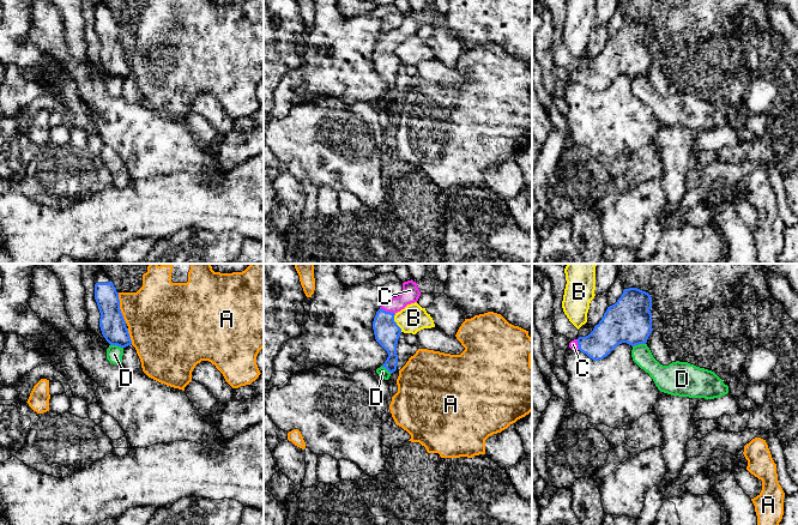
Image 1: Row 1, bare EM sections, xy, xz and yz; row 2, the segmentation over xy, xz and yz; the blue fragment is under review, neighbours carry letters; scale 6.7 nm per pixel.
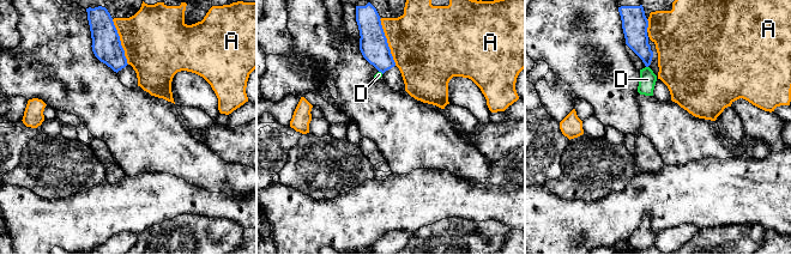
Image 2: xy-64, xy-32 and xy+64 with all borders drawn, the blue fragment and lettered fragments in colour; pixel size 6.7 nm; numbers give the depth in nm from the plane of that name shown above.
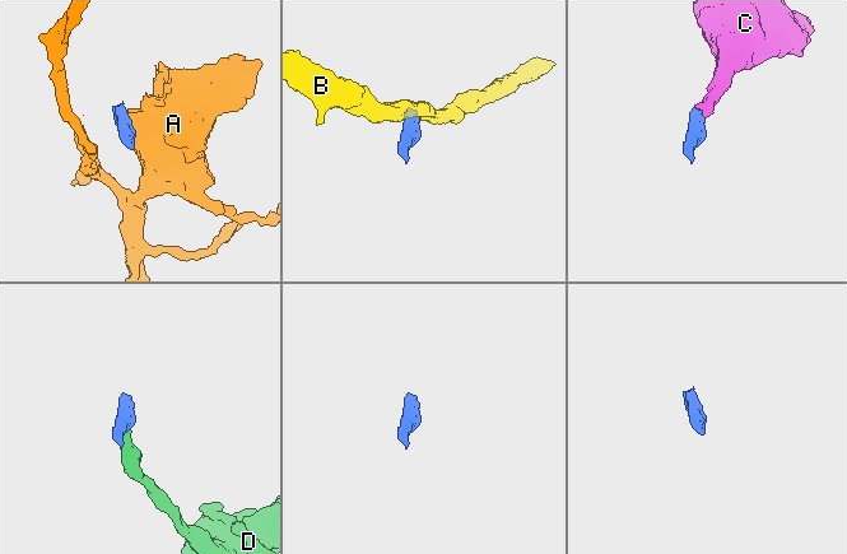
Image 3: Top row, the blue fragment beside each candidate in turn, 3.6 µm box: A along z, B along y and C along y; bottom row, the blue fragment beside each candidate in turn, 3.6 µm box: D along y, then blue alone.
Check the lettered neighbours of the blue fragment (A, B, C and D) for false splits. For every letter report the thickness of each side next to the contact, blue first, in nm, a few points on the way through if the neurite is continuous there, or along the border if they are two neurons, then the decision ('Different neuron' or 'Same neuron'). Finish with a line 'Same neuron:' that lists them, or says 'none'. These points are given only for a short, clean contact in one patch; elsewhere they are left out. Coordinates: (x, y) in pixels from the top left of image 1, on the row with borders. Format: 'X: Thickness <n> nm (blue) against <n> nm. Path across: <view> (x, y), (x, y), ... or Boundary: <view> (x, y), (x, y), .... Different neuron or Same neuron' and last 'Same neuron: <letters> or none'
A: Thickness 170 nm (blue) against 400 nm. Boundary: xy (118, 293), (120, 311), (126, 323). Different neuron
B: Thickness 170 nm (blue) against 180 nm. Boundary: xz (394, 314), (394, 321), (401, 331). Different neuron
C: Thickness 170 nm (blue) against 120 nm. Path across: xz (386, 331), (387, 312), (410, 294). Same neuron
D: Thickness 170 nm (blue) against 110 nm. Boundary: xy (110, 344), (122, 348). Different neuron
Same neuron: C

